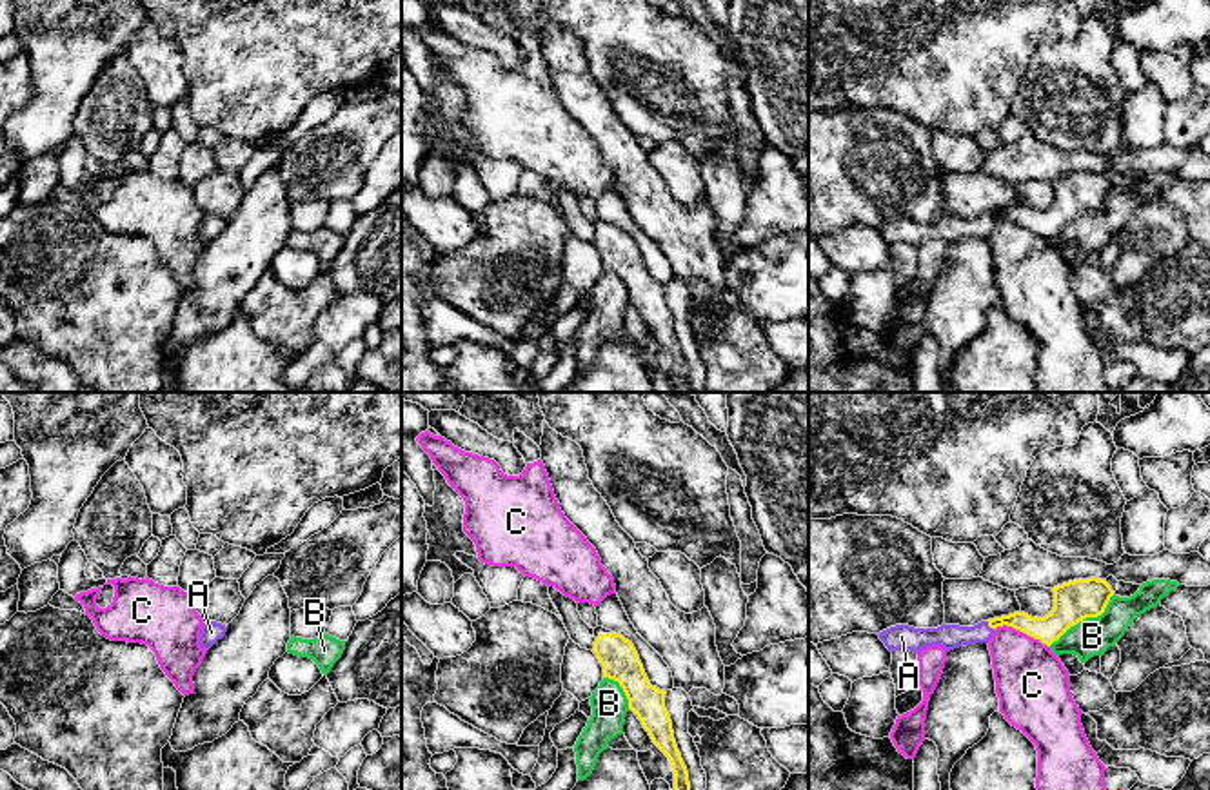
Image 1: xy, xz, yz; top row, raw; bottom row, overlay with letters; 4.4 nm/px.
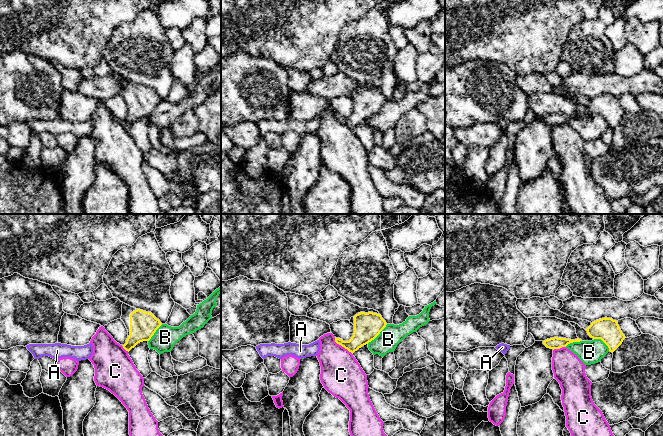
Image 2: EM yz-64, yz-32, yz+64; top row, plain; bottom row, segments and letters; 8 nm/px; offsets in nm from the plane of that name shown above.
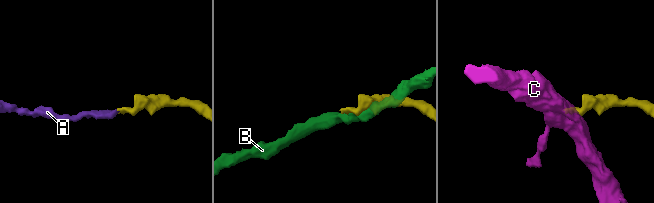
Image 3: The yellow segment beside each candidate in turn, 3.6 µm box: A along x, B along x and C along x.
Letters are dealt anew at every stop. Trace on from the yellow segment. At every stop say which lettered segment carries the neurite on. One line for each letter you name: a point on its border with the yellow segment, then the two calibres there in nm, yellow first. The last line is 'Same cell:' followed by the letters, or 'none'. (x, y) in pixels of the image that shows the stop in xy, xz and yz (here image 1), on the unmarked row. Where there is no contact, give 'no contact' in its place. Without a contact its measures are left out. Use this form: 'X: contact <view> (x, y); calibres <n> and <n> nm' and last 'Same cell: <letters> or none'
A: contact yz (991, 220); calibres 120 and 110 nm
Same cell: A

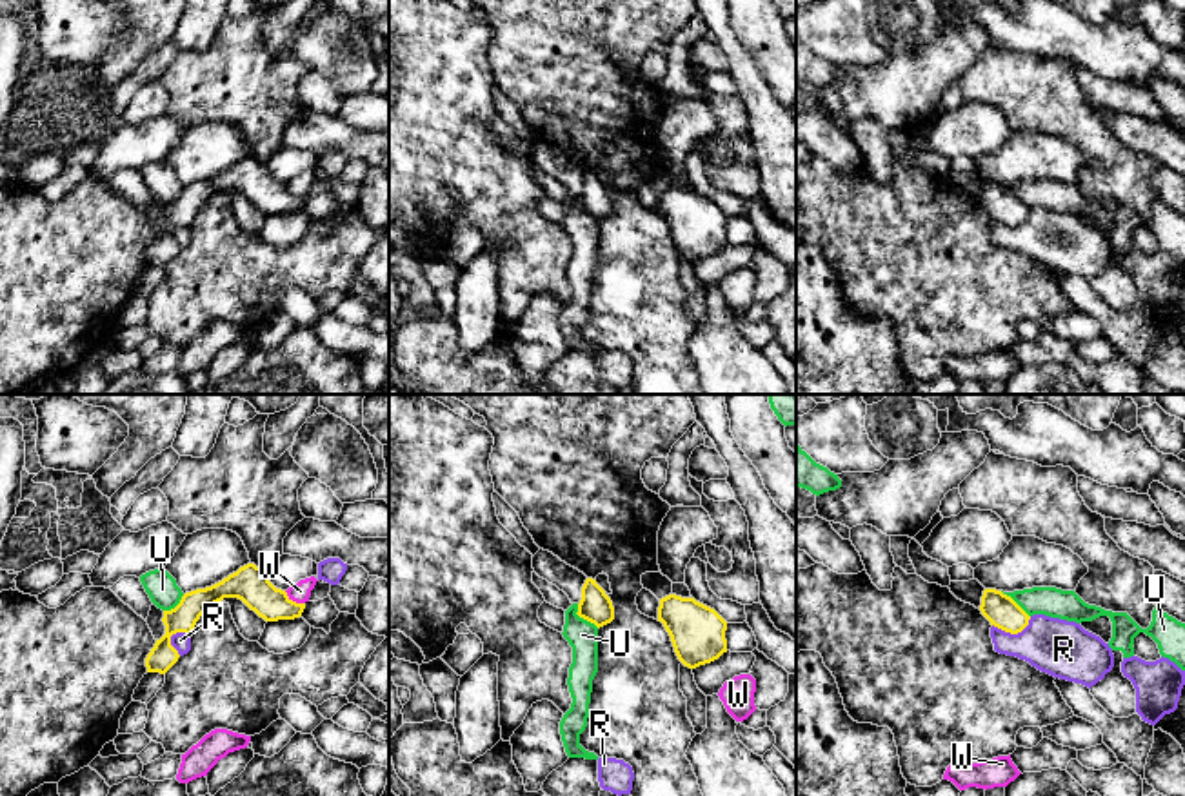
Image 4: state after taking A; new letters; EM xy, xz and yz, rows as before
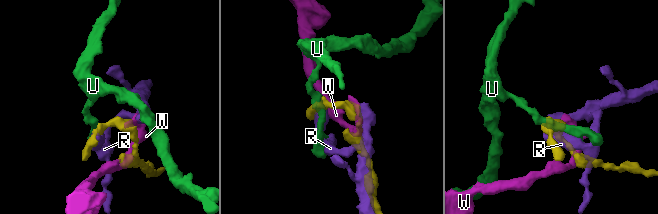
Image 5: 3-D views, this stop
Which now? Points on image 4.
Same cell: none

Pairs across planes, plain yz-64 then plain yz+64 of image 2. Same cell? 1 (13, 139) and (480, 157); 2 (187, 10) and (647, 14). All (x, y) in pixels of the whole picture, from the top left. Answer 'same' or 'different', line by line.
1: different
2: same

